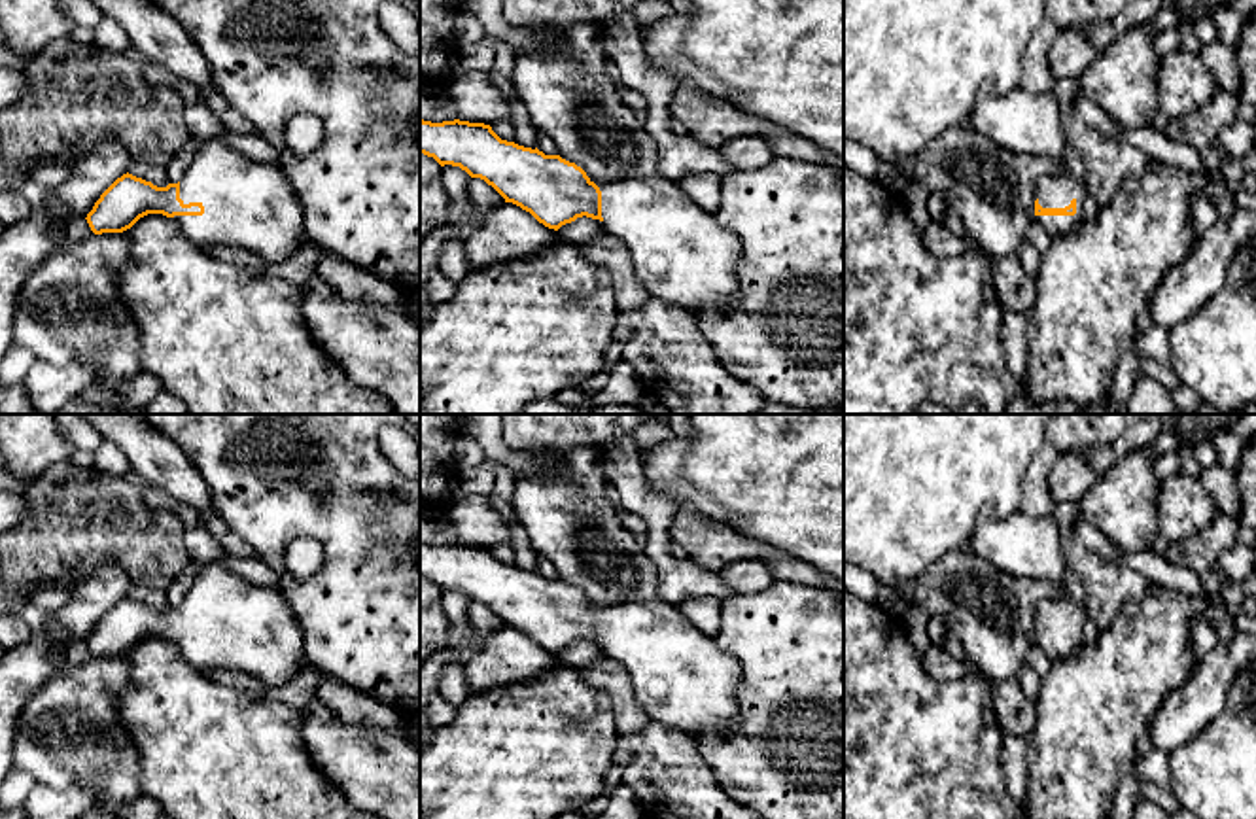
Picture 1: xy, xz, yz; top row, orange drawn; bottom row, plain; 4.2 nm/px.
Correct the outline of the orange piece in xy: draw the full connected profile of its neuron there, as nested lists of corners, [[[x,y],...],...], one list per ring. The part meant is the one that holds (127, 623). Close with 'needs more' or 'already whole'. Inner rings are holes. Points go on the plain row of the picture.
[[[219,562],[202,564],[182,603],[166,611],[123,598],[100,619],[85,643],[95,658],[102,658],[123,656],[148,637],[170,641],[197,670],[236,670],[267,687],[291,681],[303,668],[305,656],[301,622],[282,590],[255,586]]]; needs more

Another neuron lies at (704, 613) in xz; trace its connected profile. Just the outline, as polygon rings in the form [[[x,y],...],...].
[[[694,598],[685,600],[679,609],[681,613],[706,636],[715,637],[721,628],[721,607],[723,601],[717,598]]]

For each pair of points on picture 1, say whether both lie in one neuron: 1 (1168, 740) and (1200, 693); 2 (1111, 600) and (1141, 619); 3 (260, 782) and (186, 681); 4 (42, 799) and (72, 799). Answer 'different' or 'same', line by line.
1: same
2: different
3: same
4: same

